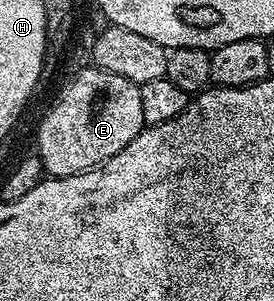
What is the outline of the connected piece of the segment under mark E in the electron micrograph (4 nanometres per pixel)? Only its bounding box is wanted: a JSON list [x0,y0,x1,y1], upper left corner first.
[37,65,145,178]

